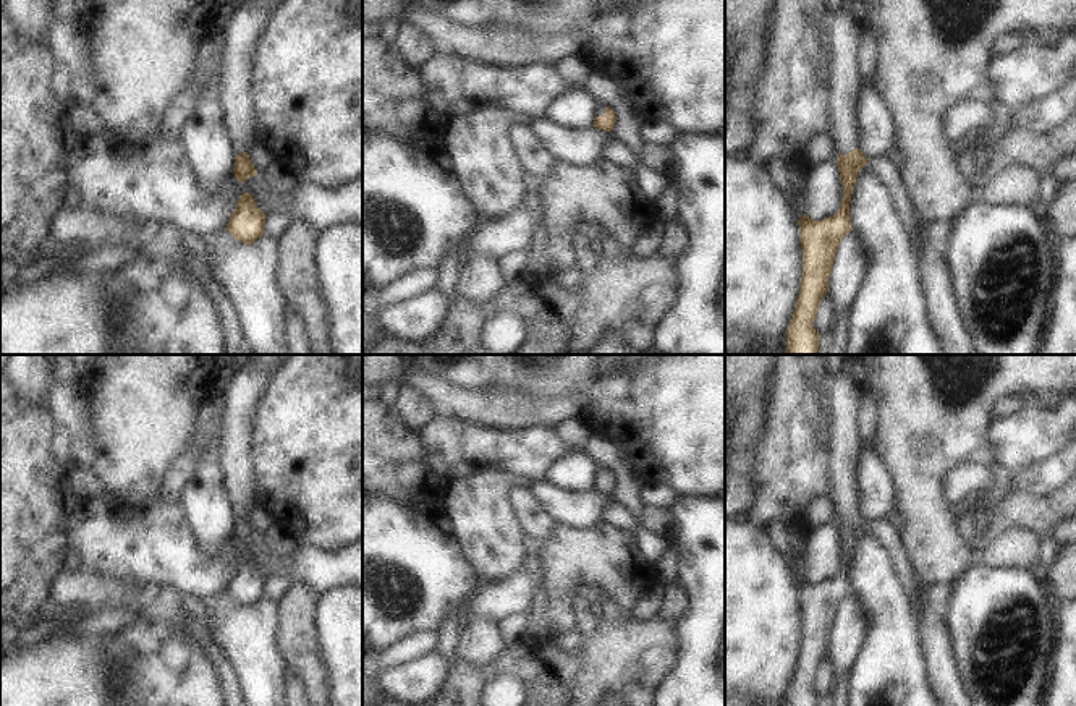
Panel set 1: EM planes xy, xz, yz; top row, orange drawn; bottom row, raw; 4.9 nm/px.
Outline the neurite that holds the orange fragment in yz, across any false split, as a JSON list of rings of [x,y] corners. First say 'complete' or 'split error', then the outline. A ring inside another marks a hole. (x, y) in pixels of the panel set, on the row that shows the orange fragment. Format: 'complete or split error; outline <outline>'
split error; outline [[[843,0],[840,10],[828,19],[827,44],[832,55],[832,66],[828,70],[828,115],[830,115],[830,138],[838,147],[837,167],[841,180],[841,204],[837,214],[824,220],[812,220],[804,214],[799,220],[799,245],[803,248],[803,277],[799,280],[799,295],[786,329],[786,355],[819,355],[819,332],[812,322],[815,319],[819,304],[828,290],[828,277],[835,253],[843,236],[851,228],[849,202],[856,176],[867,164],[858,144],[858,96],[864,84],[858,70],[858,42],[866,32],[867,8],[864,0]]]

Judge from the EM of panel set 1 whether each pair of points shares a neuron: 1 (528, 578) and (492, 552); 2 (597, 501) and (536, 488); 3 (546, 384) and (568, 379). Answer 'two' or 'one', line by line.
1: two
2: one
3: one

